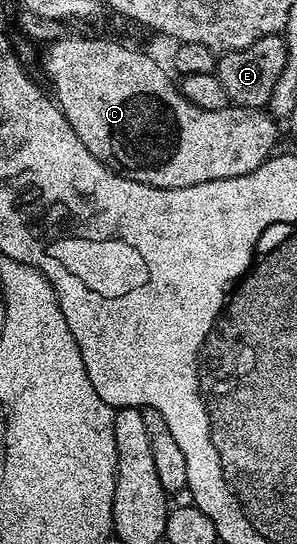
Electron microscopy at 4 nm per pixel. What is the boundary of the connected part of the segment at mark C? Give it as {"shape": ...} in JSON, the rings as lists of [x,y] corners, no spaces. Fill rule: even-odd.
{"shape":[[[66,35],[48,42],[46,49],[49,50],[45,53],[45,73],[53,84],[52,92],[67,123],[71,123],[75,135],[83,139],[83,147],[95,159],[132,181],[160,189],[182,189],[242,177],[268,161],[279,141],[278,122],[268,112],[240,107],[203,111],[203,107],[195,107],[195,103],[181,94],[178,82],[169,78],[168,68],[165,70],[155,58],[117,41]]]}

